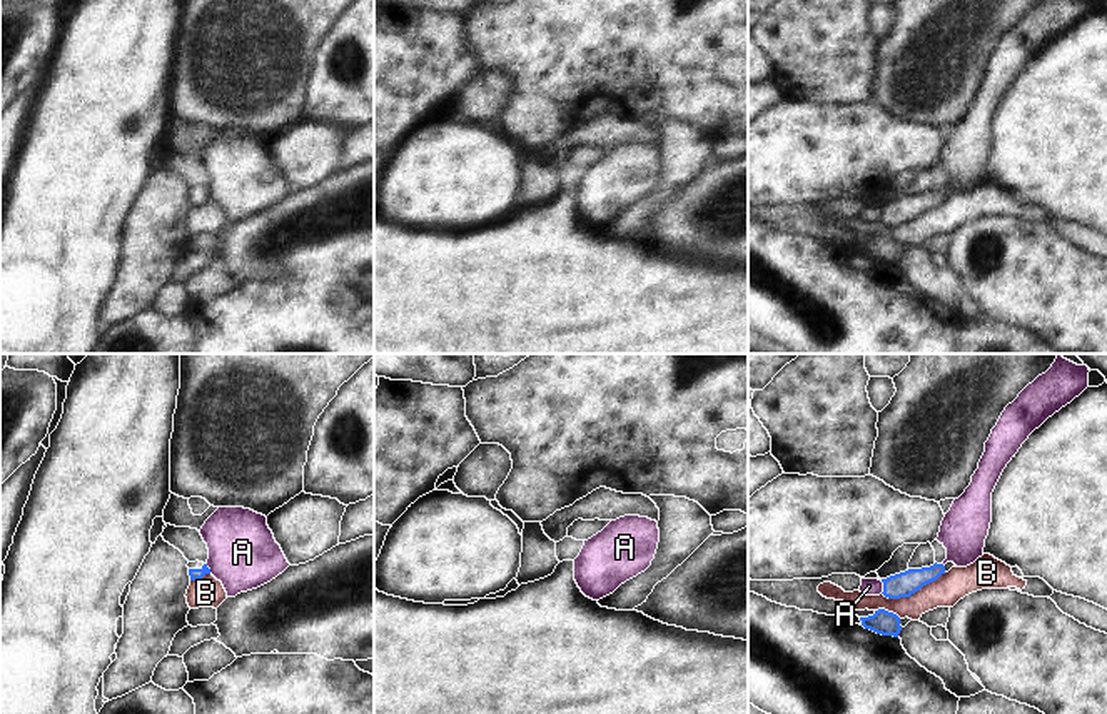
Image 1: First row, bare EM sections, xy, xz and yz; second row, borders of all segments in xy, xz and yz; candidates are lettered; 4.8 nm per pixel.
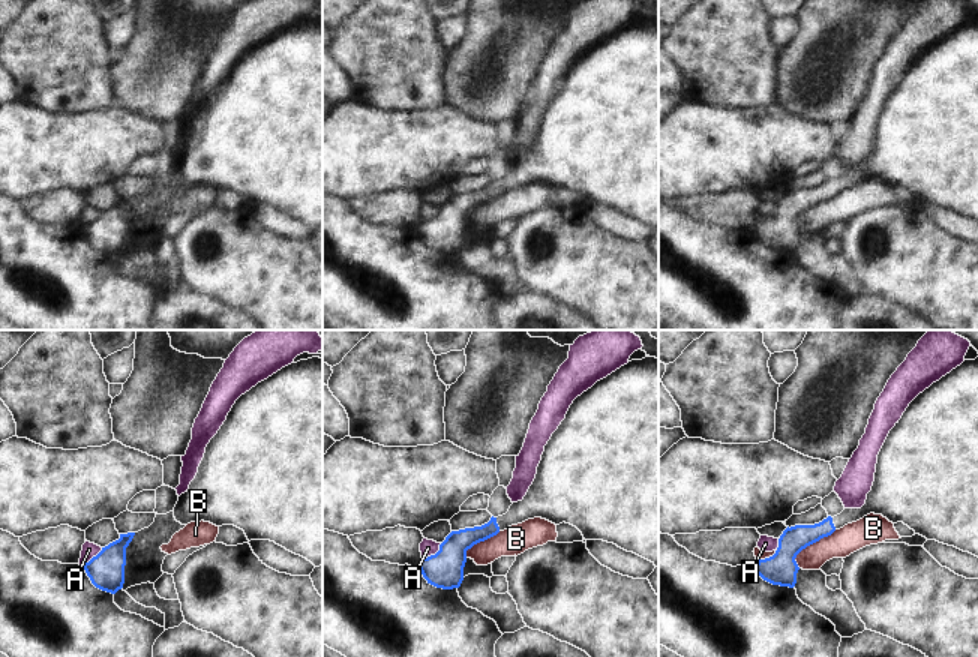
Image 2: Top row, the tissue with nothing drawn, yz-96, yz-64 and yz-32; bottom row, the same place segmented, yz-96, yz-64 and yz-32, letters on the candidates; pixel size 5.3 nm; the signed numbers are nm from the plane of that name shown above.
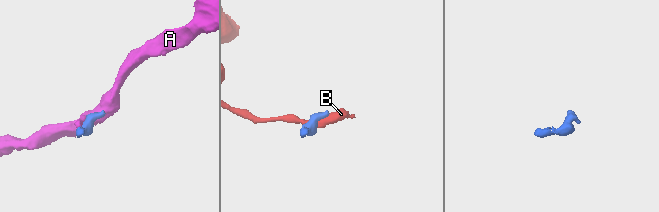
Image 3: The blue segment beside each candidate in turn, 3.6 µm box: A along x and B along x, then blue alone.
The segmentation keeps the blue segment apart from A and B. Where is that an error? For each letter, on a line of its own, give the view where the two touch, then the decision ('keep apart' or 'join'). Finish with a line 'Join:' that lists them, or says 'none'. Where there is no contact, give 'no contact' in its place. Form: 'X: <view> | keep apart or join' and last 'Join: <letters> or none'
A: yz | keep apart
B: yz | keep apart
Join: none

